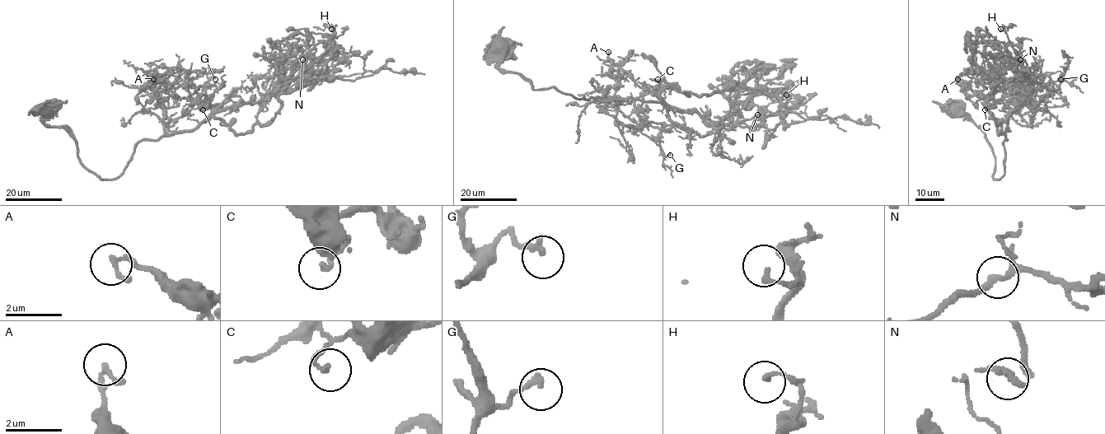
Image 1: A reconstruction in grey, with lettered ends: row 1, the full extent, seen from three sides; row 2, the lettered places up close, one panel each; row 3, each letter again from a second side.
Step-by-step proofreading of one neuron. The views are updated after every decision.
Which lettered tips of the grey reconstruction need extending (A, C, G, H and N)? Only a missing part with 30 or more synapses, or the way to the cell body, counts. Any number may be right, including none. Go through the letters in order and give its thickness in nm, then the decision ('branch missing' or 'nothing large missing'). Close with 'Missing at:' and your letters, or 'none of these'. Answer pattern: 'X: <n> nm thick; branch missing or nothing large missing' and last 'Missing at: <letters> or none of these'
A: 220 nm thick; nothing large missing
C: 180 nm thick; nothing large missing
G: 220 nm thick; nothing large missing
H: 150 nm thick; nothing large missing
N: 140 nm thick; nothing large missing
Missing at: none of these

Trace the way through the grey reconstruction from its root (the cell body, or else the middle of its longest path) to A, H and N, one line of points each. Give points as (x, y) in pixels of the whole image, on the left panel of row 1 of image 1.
A: (45, 106), (44, 122), (65, 129), (80, 161), (114, 179), (138, 142), (164, 134), (165, 81), (153, 79)
H: (45, 106), (44, 122), (65, 129), (80, 161), (114, 179), (142, 140), (293, 89), (325, 53), (331, 29)
N: (45, 106), (44, 122), (65, 129), (80, 161), (114, 179), (142, 140), (292, 90), (302, 59)

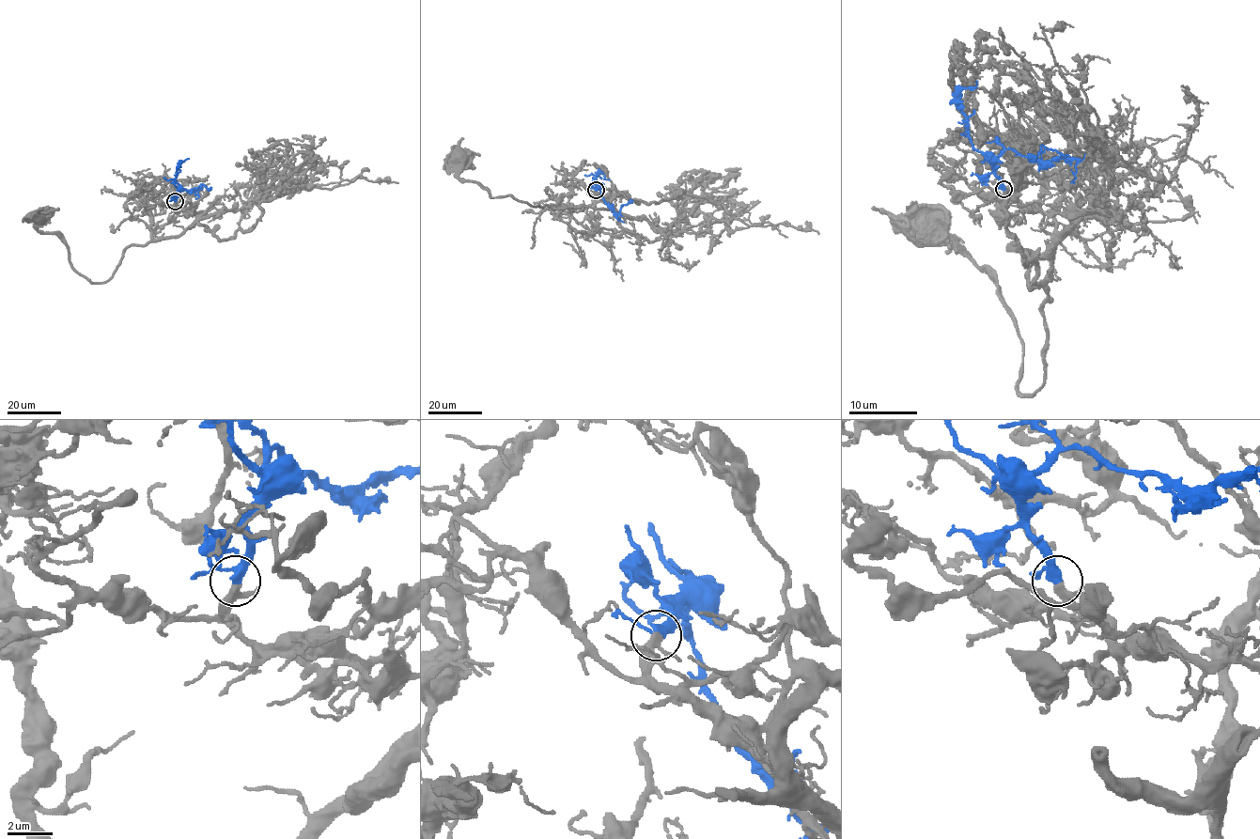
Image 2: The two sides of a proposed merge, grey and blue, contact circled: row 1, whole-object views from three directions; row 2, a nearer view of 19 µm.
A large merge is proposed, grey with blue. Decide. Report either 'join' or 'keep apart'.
join

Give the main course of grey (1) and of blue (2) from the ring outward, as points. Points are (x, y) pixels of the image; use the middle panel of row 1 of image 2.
1: (596, 190), (617, 216), (600, 209), (552, 209), (509, 195), (492, 198), (477, 183), (458, 177), (459, 158)
2: (596, 190), (600, 186), (604, 202), (614, 212), (632, 200)

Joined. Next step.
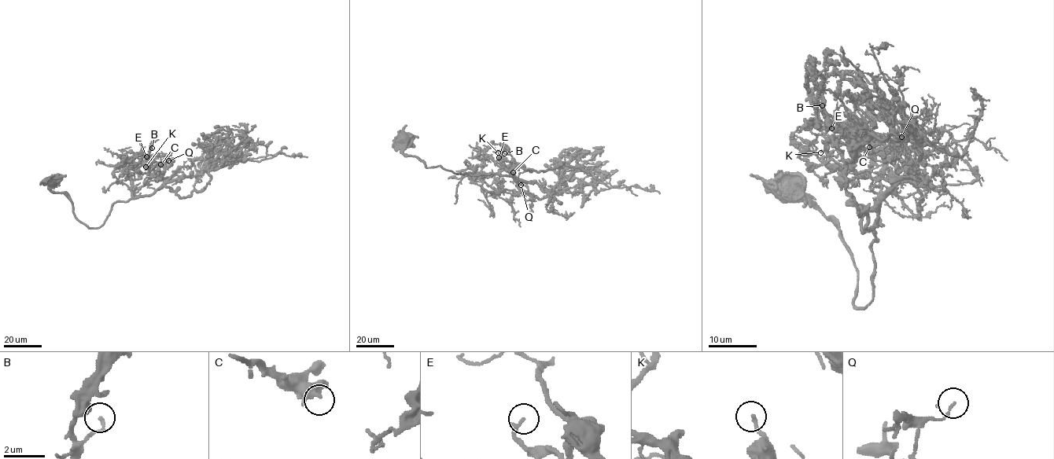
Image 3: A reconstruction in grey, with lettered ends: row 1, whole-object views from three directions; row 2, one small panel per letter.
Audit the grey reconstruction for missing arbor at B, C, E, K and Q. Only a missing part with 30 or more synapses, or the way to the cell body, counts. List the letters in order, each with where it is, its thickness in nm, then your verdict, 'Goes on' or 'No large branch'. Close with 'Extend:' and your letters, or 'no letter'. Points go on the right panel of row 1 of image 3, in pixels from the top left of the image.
B: Place: (822, 105). Thickness 150 nm. No large branch
C: Place: (869, 147). Thickness 320 nm. No large branch
E: Place: (831, 128). Thickness 180 nm. No large branch
K: Place: (820, 152). Thickness 160 nm. No large branch
Q: Place: (901, 137). Thickness 90 nm. No large branch
Extend: no letter

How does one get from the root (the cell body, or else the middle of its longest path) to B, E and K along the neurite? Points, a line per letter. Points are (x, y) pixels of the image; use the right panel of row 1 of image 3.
B: (786, 183), (840, 230), (864, 308), (890, 183), (849, 169), (820, 128), (822, 105)
E: (786, 183), (840, 230), (864, 308), (890, 183), (851, 170), (831, 128)
K: (786, 183), (840, 230), (864, 308), (890, 183), (820, 152)

